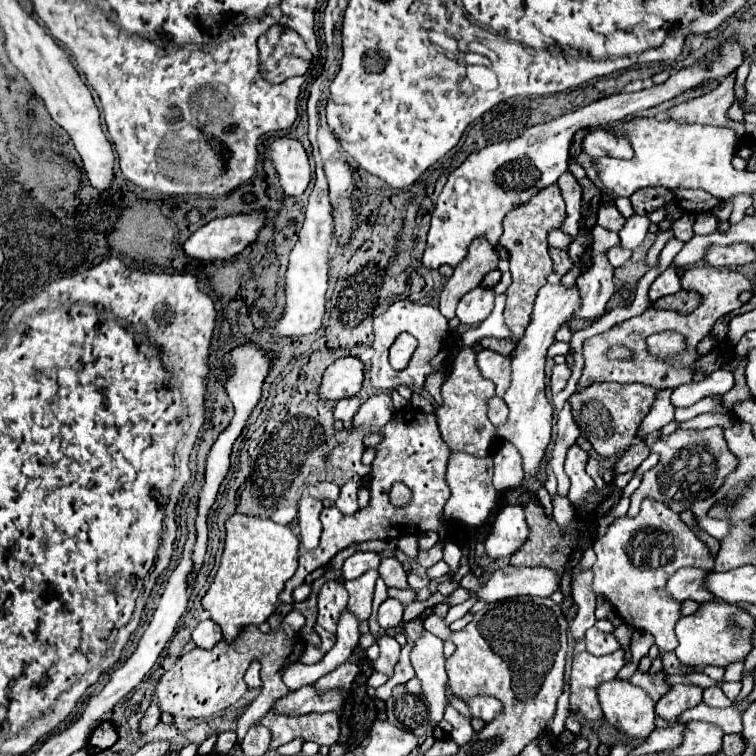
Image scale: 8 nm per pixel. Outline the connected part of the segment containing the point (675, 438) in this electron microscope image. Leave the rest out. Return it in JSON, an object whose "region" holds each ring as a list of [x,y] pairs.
{"region":[[[720,426],[706,428],[706,430],[678,428],[670,436],[656,440],[650,450],[660,454],[660,462],[658,462],[658,466],[650,468],[644,474],[642,484],[634,490],[634,494],[630,498],[632,502],[628,508],[628,516],[638,514],[638,508],[640,508],[638,504],[644,498],[654,498],[658,502],[664,502],[670,510],[682,512],[682,510],[690,508],[694,500],[702,500],[702,498],[712,496],[722,486],[724,478],[738,464],[736,456],[728,450],[728,444],[724,440],[724,428],[720,428]]]}

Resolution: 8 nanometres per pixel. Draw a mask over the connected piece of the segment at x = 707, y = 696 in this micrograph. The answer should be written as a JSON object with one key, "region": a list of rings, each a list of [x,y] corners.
{"region":[[[706,688],[704,690],[704,704],[714,706],[714,708],[726,708],[732,702],[724,696],[724,692],[720,688]]]}

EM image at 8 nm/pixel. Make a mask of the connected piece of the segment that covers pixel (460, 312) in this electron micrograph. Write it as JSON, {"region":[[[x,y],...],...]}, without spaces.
{"region":[[[478,286],[474,290],[470,290],[458,304],[456,308],[456,316],[460,318],[462,324],[480,324],[482,320],[488,318],[488,314],[494,308],[494,298],[496,292],[494,288],[484,288]]]}

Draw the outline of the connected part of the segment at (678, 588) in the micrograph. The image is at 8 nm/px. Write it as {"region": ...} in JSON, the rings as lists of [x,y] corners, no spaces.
{"region":[[[682,568],[678,570],[666,584],[666,594],[670,594],[676,602],[684,602],[684,600],[694,600],[694,602],[710,602],[714,600],[714,596],[704,588],[702,580],[704,580],[706,572],[700,568]]]}

